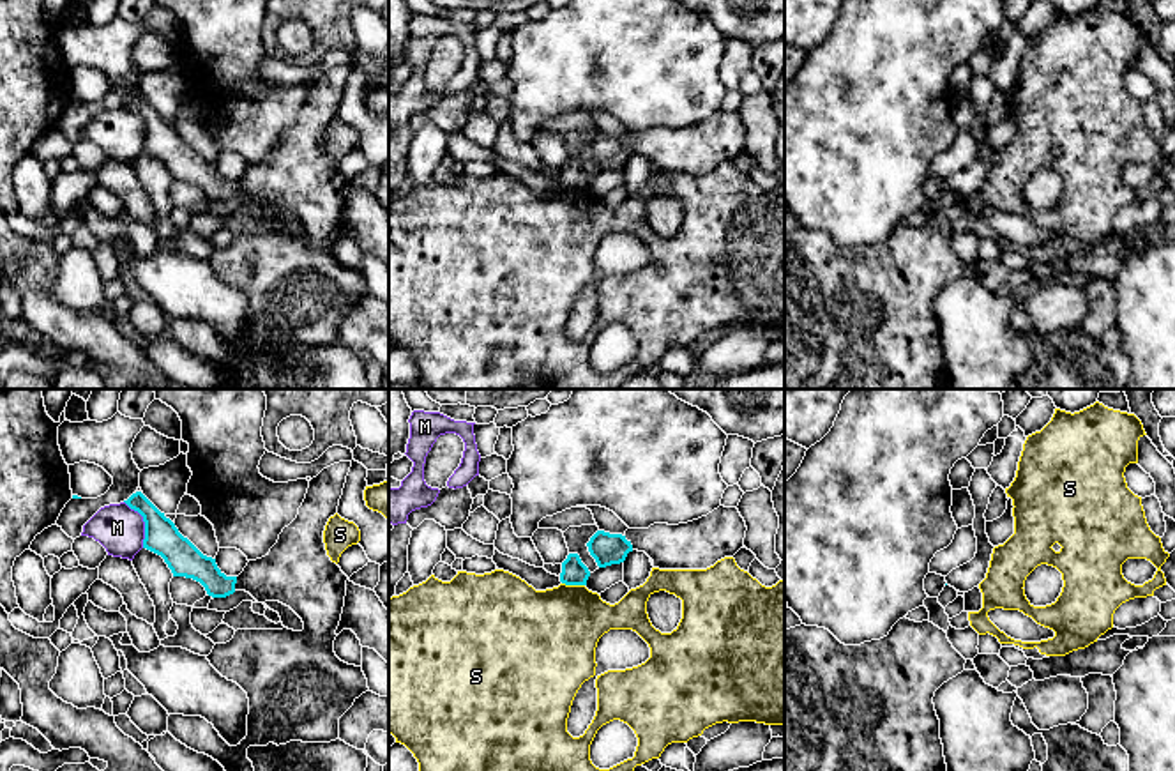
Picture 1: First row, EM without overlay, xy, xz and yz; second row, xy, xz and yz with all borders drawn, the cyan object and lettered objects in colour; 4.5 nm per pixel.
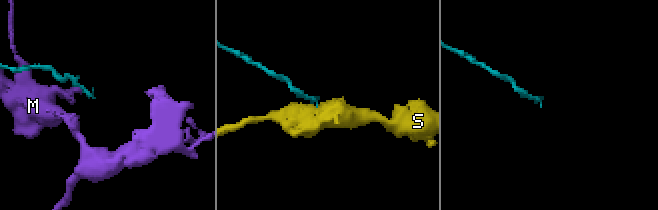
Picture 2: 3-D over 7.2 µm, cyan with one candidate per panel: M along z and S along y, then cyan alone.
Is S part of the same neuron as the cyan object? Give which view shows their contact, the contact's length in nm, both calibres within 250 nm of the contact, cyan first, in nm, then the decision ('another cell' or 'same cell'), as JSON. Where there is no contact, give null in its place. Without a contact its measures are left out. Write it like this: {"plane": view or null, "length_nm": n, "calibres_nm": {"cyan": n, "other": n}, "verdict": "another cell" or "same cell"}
{"plane": "xz", "length_nm": 110, "calibres_nm": {"cyan": 110, "other": 400}, "verdict": "another cell"}

